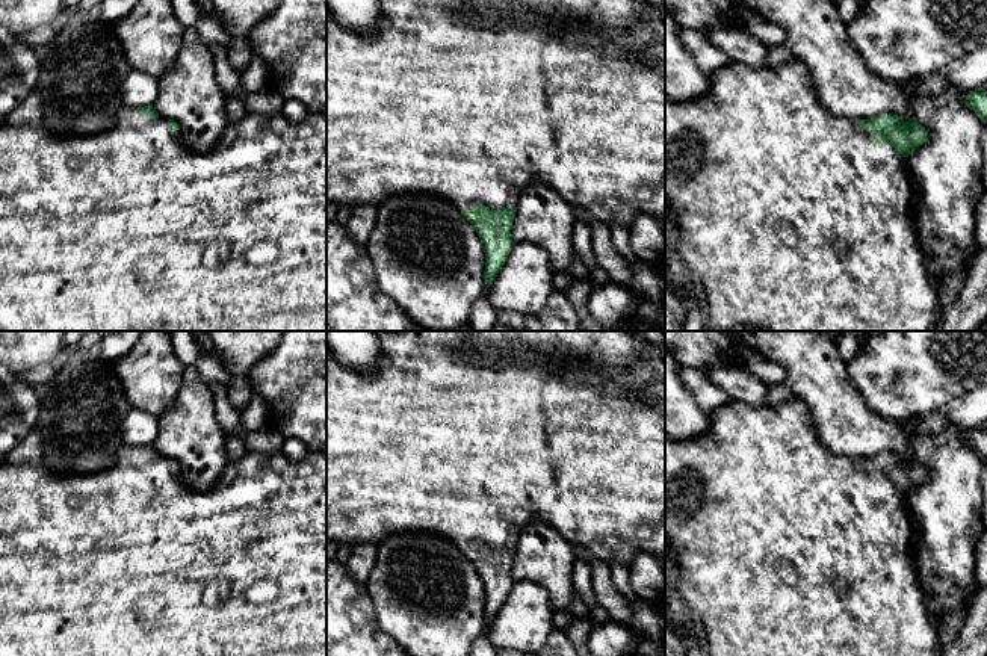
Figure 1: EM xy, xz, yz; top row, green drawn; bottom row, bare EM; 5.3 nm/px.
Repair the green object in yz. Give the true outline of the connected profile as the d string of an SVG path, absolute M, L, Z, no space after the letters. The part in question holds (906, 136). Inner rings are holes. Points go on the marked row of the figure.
M791 59L775 68L753 68L742 62L729 62L710 76L710 88L700 98L691 101L673 101L665 97L665 201L668 203L676 222L676 246L694 272L701 287L701 296L707 302L707 325L706 331L933 331L940 320L940 307L937 298L937 286L933 284L927 275L922 251L914 233L914 224L910 216L910 206L913 201L911 183L908 180L907 157L913 154L928 139L928 132L913 116L904 121L893 113L881 113L868 119L840 118L827 110L822 104L810 71L798 60Z

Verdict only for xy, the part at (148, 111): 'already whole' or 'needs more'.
needs more

